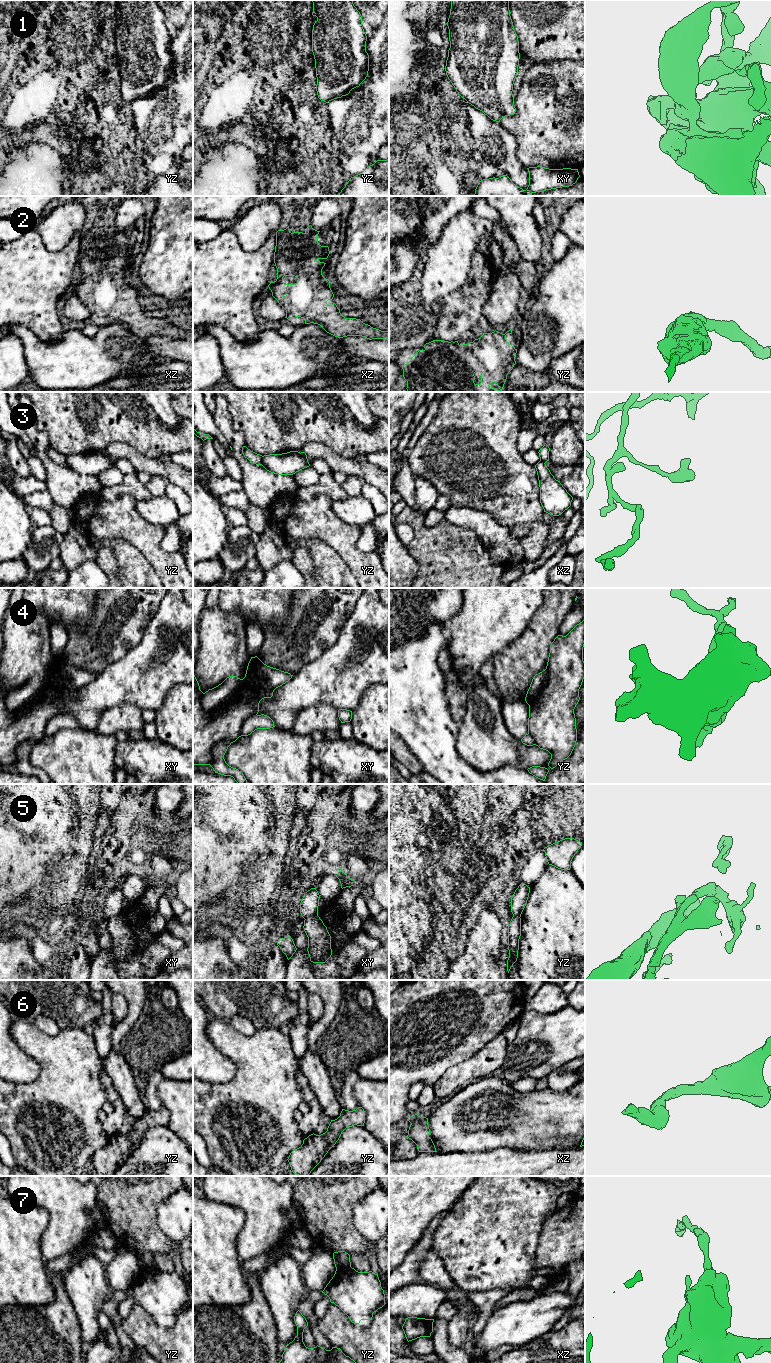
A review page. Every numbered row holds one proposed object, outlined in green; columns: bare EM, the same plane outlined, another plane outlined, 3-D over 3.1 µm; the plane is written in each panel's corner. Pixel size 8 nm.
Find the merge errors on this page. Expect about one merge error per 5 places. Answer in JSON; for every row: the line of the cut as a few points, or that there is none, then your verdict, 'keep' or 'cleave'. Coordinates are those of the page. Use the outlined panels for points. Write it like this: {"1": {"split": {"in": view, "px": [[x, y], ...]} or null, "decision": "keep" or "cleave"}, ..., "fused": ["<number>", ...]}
{"1": {"split": null, "decision": "keep"}, "2": {"split": null, "decision": "keep"}, "3": {"split": {"in": "yz", "px": [[263, 456], [260, 464]]}, "decision": "cleave"}, "4": {"split": {"in": "xy", "px": [[241, 679], [238, 689], [224, 703], [208, 712], [202, 709]]}, "decision": "cleave"}, "5": {"split": {"in": "xy", "px": [[317, 913], [305, 919]]}, "decision": "cleave"}, "6": {"split": null, "decision": "keep"}, "7": {"split": {"in": "yz", "px": [[350, 1266], [336, 1269]]}, "decision": "cleave"}, "fused": ["3", "4", "5", "7"]}

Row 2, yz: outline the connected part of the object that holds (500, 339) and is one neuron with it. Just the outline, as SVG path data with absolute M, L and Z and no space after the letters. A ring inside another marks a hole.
M510 329L505 334L498 331L483 333L483 335L468 344L459 345L458 341L433 340L424 345L409 362L402 366L403 377L407 381L408 392L501 392L508 373L516 364L517 349L509 344L506 335L512 334ZM475 372L481 373L481 383L475 384Z

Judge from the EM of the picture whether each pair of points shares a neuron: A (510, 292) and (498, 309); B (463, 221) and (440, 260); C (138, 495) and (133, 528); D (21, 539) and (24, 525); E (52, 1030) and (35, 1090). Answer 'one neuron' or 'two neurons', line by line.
A: one neuron
B: one neuron
C: two neurons
D: one neuron
E: two neurons

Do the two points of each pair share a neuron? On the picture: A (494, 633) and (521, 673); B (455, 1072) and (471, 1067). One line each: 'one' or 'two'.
A: two
B: one

